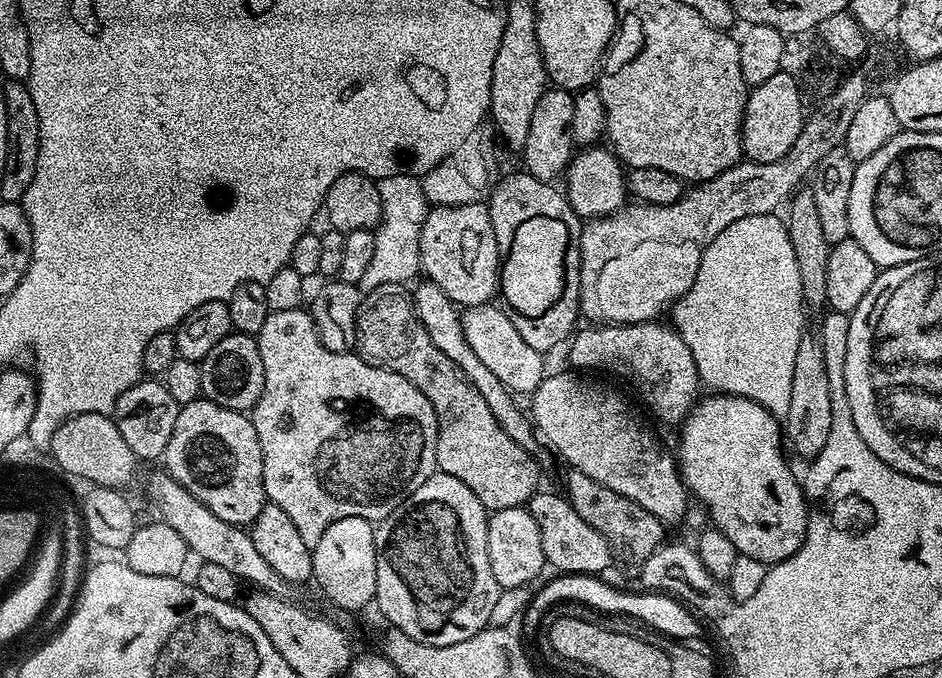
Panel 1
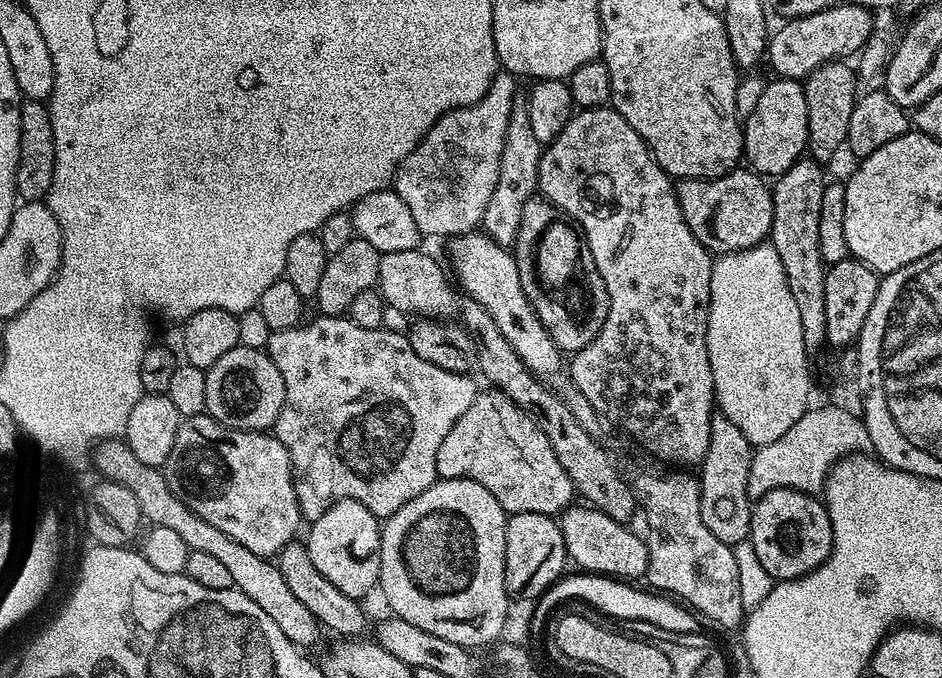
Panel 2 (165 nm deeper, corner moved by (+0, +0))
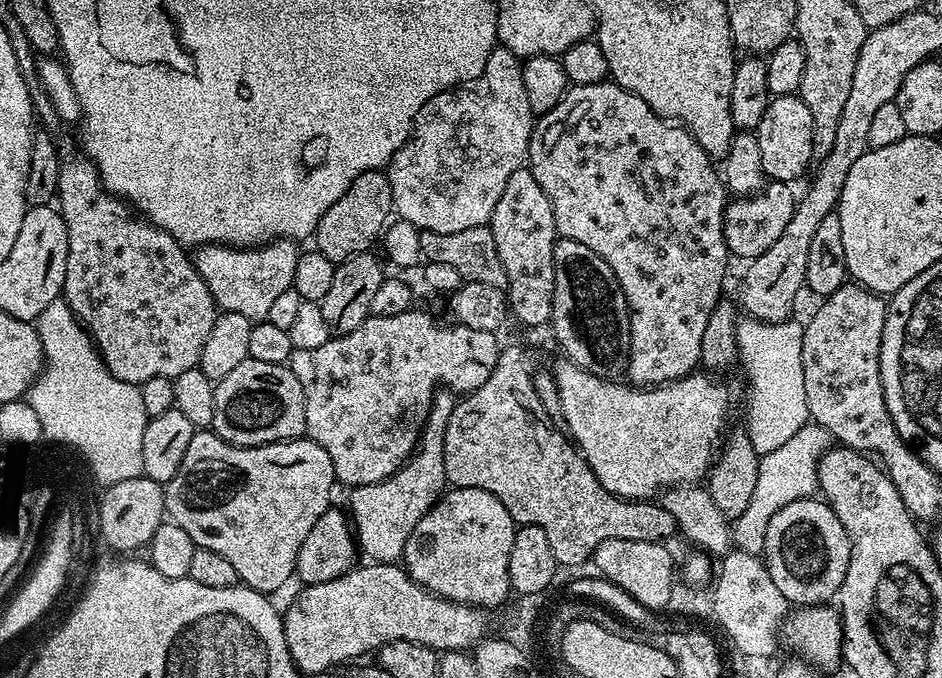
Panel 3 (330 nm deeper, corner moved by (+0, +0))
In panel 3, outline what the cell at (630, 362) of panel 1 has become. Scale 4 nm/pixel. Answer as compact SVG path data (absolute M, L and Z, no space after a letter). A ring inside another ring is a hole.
M607 79L593 84L571 85L558 102L558 106L539 117L538 123L532 129L526 164L531 168L534 178L538 178L538 186L542 186L542 190L546 190L550 198L557 233L565 240L590 246L590 250L594 250L594 254L601 256L610 266L610 270L614 270L614 278L628 303L630 342L626 365L627 379L636 386L655 386L669 384L672 380L680 380L688 373L697 371L702 354L702 333L706 330L706 321L710 319L710 310L714 310L714 306L721 303L720 283L728 272L728 260L730 261L730 253L724 241L726 189L719 171L714 167L712 157L704 153L702 146L698 146L698 142L689 134L687 128L658 115L654 110L650 110L650 106L646 106L646 102L642 102L642 98L630 94L630 90Z

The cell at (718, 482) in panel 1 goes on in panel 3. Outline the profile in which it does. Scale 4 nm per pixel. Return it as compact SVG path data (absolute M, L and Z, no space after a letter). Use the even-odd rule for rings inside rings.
M809 498L790 502L790 506L782 506L774 518L770 518L770 526L766 526L766 546L762 557L764 565L770 570L770 578L774 578L774 586L782 590L782 594L792 606L824 606L828 600L839 593L842 582L846 578L846 570L850 566L850 538L838 522L832 507L820 498Z

